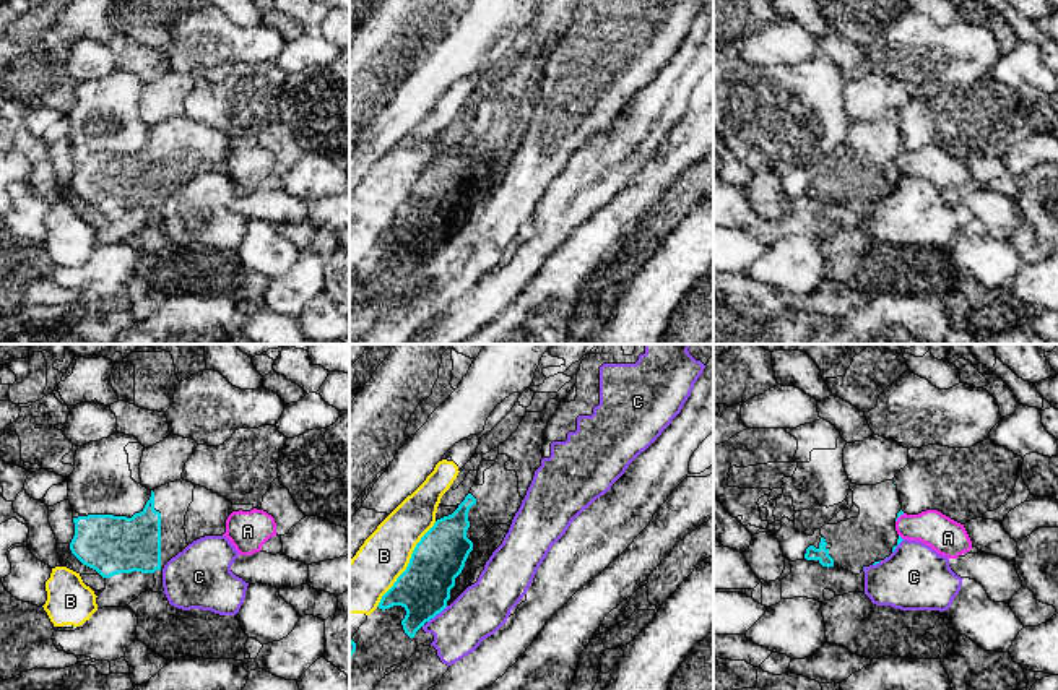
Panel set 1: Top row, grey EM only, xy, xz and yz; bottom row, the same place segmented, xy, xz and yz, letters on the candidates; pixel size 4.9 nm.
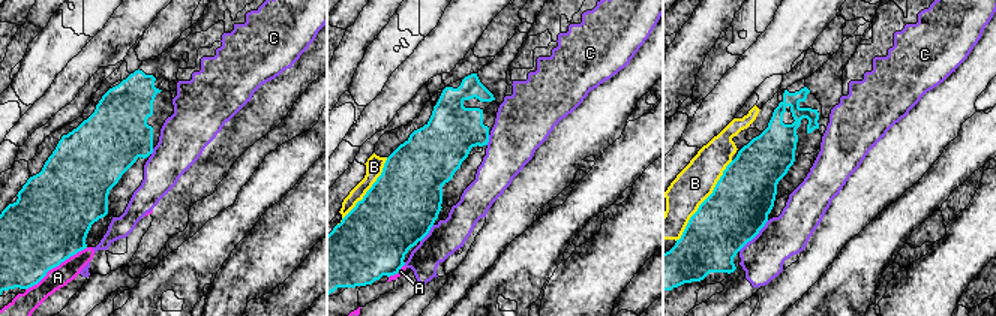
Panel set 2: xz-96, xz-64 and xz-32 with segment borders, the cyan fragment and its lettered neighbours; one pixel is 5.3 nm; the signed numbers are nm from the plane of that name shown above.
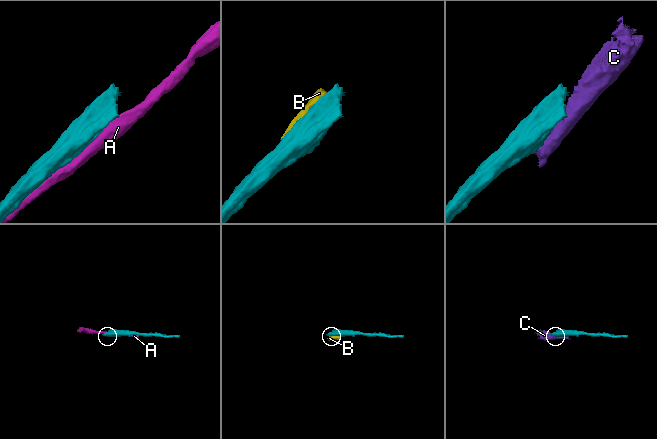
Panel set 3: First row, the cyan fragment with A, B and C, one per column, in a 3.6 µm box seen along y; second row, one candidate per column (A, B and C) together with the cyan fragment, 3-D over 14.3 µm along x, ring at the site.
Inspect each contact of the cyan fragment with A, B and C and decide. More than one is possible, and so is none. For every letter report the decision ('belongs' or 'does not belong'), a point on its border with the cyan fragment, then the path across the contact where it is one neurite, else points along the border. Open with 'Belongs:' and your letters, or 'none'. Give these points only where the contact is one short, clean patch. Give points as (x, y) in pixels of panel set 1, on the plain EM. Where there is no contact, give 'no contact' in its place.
Belongs: none
A: does not belong; contact yz (899, 151)
B: does not belong; contact xz (408, 200)
C: does not belong; contact xz (437, 249)

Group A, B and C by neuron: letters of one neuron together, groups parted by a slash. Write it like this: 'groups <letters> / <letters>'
groups A / B / C

